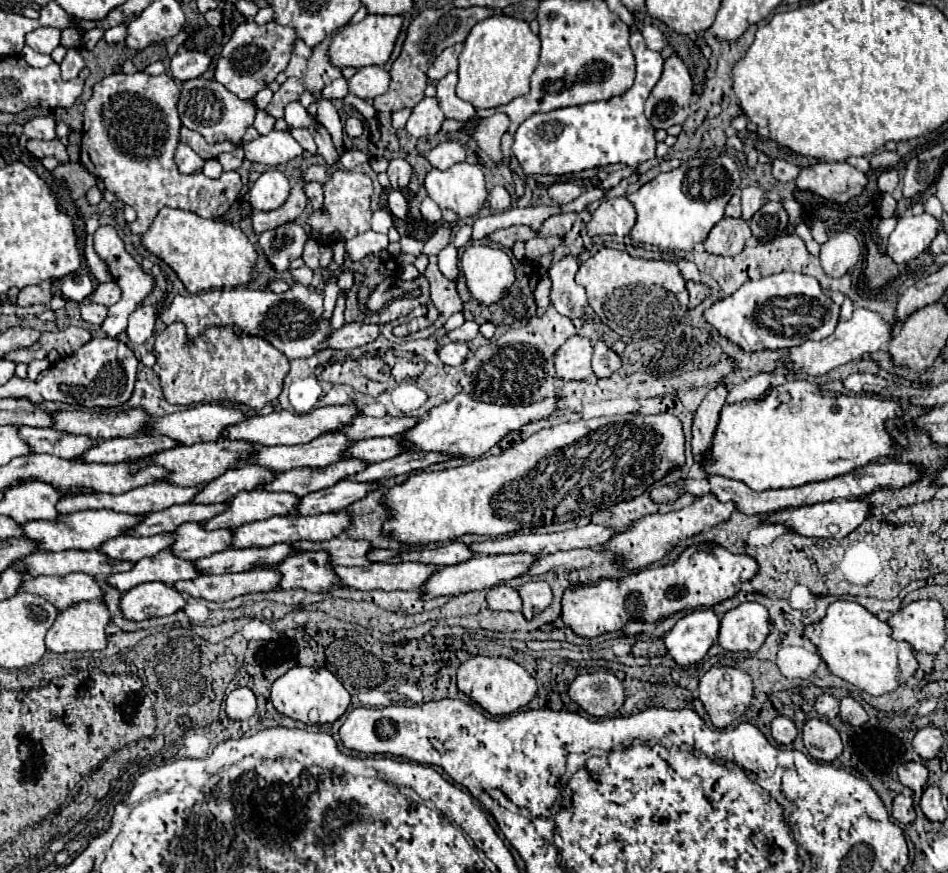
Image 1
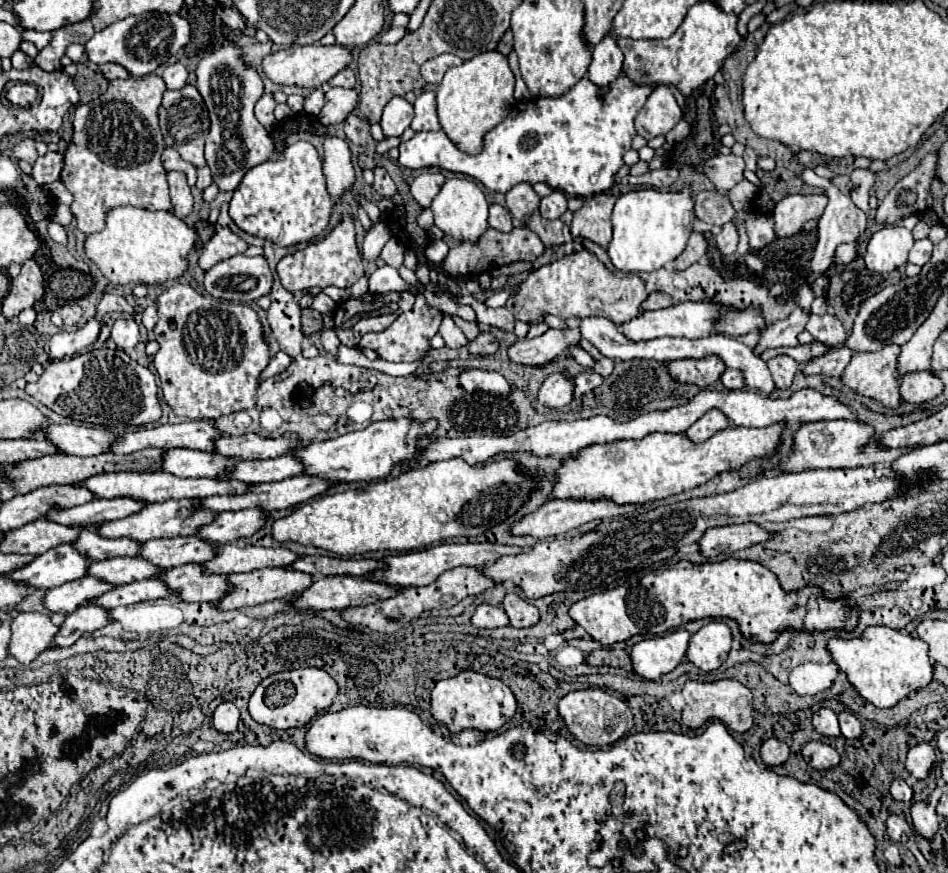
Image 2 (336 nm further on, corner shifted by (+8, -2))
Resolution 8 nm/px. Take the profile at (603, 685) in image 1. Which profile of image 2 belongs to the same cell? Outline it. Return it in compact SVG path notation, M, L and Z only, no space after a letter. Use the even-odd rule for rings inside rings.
M586 688L586 690L574 690L568 692L560 702L558 702L558 712L562 720L566 722L568 730L584 744L588 746L610 746L612 742L618 742L634 724L630 708L616 696L610 696L602 688Z

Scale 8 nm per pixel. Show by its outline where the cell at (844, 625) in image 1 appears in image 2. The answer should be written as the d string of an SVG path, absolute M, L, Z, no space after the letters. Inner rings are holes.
M868 626L858 638L834 636L828 640L828 652L860 696L878 708L892 708L908 692L920 690L932 680L928 644L914 634L904 634L888 626Z

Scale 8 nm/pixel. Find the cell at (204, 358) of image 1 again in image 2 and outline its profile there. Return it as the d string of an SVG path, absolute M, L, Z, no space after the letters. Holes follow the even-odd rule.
M174 284L158 298L158 316L154 336L160 350L154 356L154 368L162 382L164 400L172 402L170 408L176 416L190 420L216 420L224 414L256 406L260 374L270 364L272 354L264 338L262 320L252 306L222 302L196 292L188 284Z

